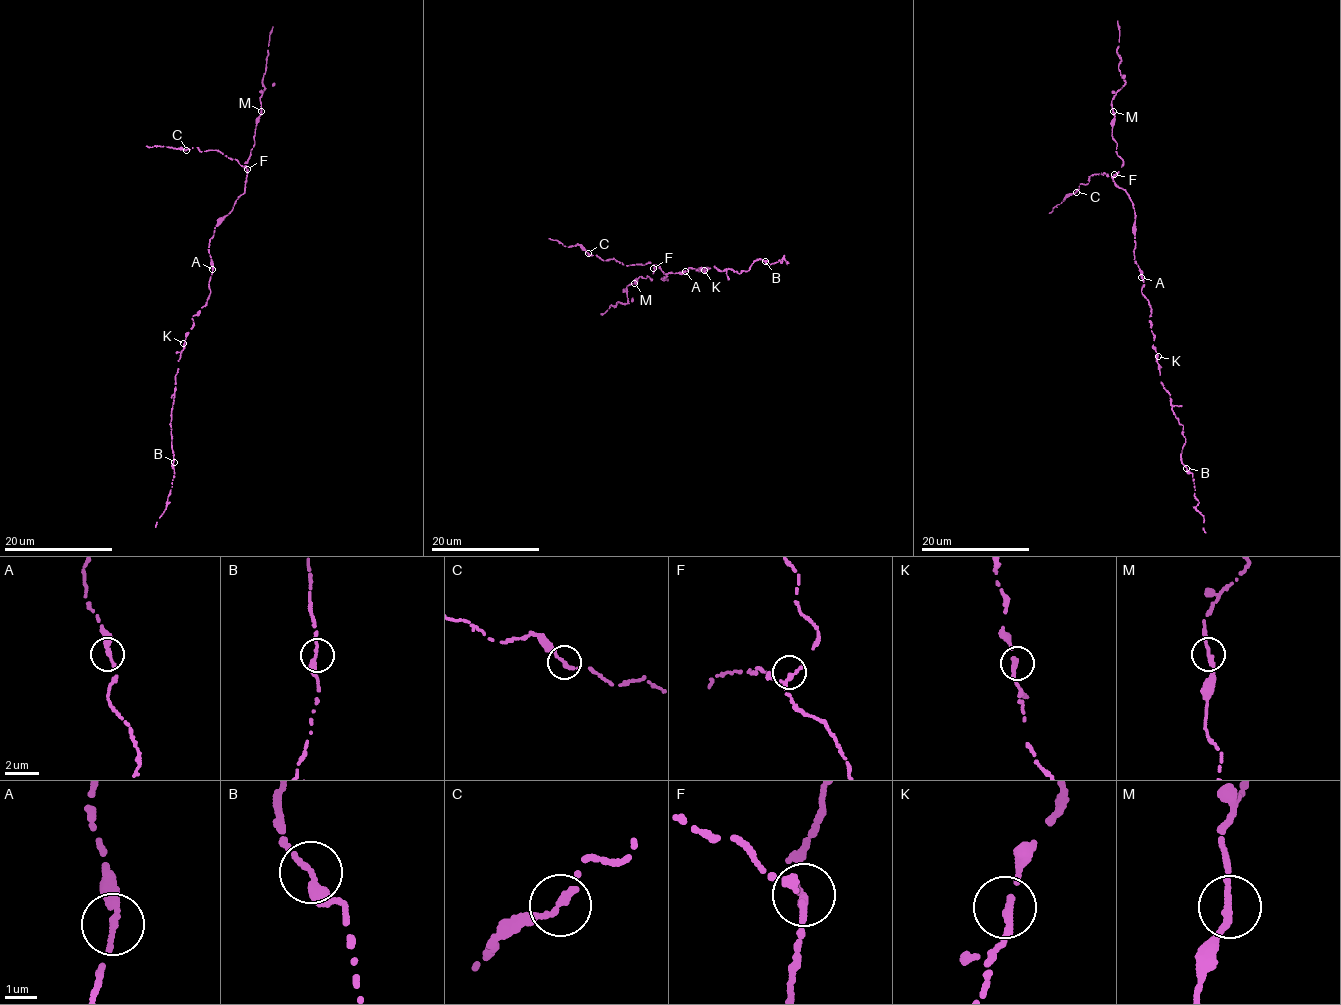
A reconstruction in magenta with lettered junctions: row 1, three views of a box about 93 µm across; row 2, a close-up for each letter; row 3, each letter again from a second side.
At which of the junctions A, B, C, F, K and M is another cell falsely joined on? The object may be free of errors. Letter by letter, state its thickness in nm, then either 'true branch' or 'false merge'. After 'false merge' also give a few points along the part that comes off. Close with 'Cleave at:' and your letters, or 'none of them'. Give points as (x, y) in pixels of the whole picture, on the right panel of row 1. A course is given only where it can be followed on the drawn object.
A: 240 nm thick; true branch
B: 260 nm thick; true branch
C: 200 nm thick; true branch
F: 240 nm thick; true branch
K: 240 nm thick; true branch
M: 240 nm thick; true branch
Cleave at: none of them

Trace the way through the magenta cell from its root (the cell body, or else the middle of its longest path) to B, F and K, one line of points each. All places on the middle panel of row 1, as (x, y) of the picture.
B: (684, 272), (689, 267), (700, 271), (696, 270), (715, 266), (739, 274), (757, 259), (765, 261)
F: (684, 272), (670, 272), (663, 280), (667, 279), (665, 273), (656, 265), (653, 268)
K: (684, 272), (689, 267), (704, 270)

